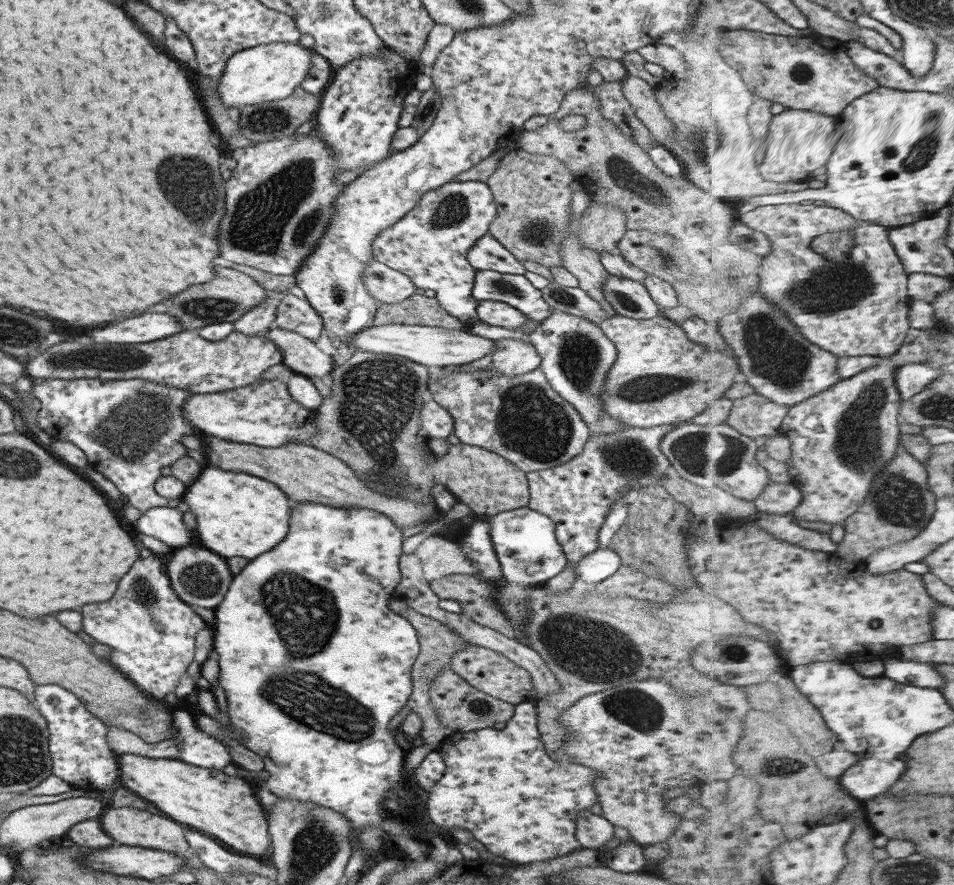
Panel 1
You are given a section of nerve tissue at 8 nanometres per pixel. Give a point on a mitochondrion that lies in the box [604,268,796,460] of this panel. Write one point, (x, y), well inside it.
(652, 387)

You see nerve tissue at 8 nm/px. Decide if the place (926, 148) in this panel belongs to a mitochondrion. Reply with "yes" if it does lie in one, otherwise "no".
yes

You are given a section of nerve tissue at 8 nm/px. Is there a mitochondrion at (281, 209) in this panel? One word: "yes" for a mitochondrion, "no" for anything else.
yes

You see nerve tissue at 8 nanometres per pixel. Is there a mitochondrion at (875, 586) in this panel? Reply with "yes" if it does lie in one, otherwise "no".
no

